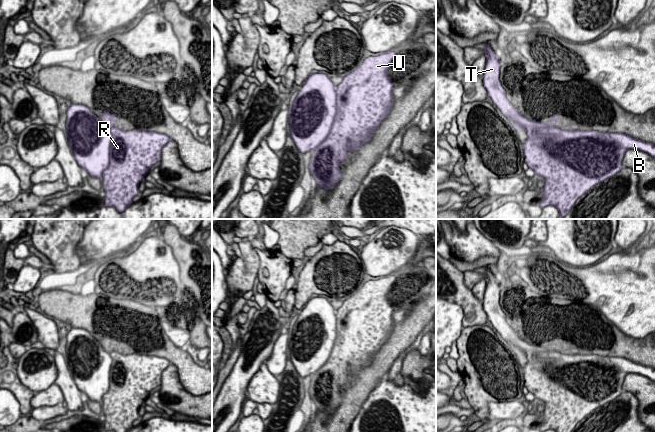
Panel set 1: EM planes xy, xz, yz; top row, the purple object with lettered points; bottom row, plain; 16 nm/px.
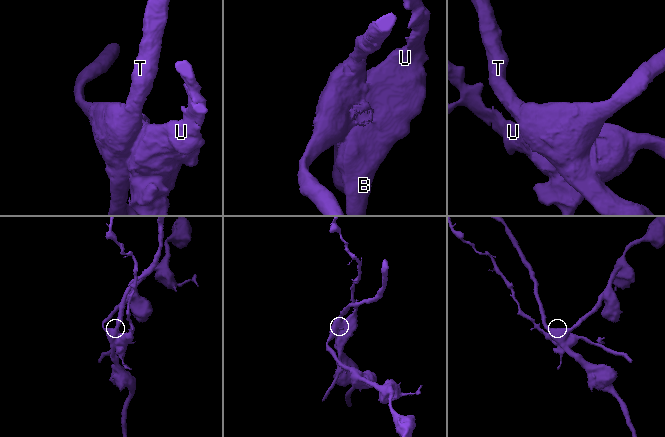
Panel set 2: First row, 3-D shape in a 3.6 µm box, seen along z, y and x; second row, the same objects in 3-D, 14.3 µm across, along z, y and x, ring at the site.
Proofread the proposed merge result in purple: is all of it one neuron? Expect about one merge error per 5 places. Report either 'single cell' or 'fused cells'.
fused cells

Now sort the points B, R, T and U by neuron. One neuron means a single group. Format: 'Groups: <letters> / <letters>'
Groups: B R U / T

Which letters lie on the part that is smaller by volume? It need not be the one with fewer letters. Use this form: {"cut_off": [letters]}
{"cut_off": ["B", "R", "U"]}

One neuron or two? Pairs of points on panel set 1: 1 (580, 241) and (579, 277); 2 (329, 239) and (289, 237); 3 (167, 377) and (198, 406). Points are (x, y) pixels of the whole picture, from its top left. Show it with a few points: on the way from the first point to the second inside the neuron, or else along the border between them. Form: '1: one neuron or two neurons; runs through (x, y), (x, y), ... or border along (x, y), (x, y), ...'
1: two neurons; border along (597, 261), (589, 266)
2: two neurons; border along (338, 237), (332, 233), (326, 233), (320, 240)
3: one neuron; runs through (172, 386), (189, 403)

